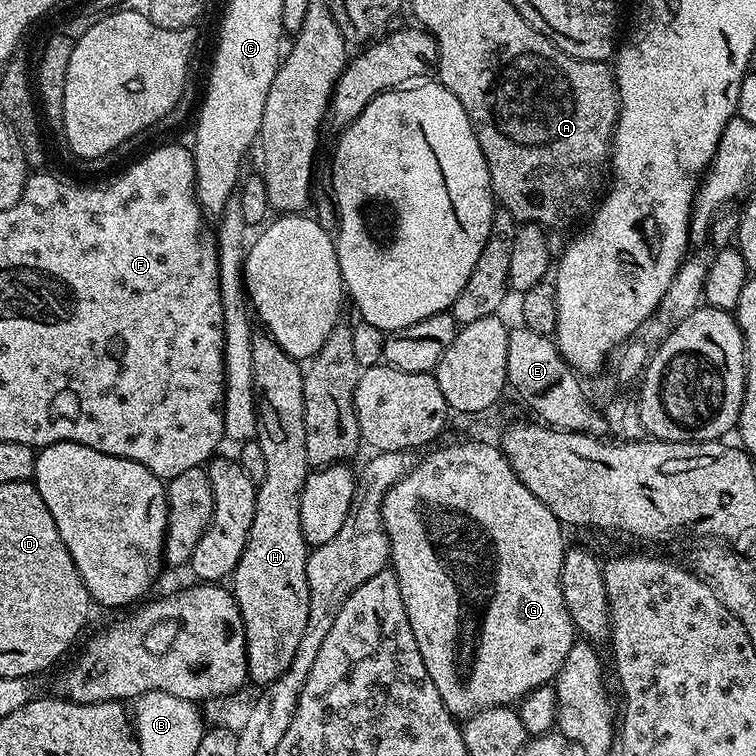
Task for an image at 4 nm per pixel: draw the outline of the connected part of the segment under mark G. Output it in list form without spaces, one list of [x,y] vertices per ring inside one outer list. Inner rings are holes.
[[[468,440],[465,444],[448,444],[445,448],[435,448],[427,453],[429,456],[425,460],[417,459],[412,469],[388,491],[382,502],[382,522],[388,535],[390,568],[400,583],[406,618],[410,618],[414,642],[418,642],[418,654],[422,654],[426,670],[430,670],[430,678],[434,678],[434,686],[438,686],[438,694],[442,694],[446,710],[452,713],[453,717],[467,718],[487,708],[515,705],[535,688],[552,684],[560,673],[566,654],[570,654],[572,645],[577,643],[578,633],[572,627],[572,619],[562,598],[560,575],[566,543],[564,544],[565,529],[559,518],[541,500],[534,498],[534,494],[530,494],[526,486],[522,486],[518,474],[514,474],[510,462],[497,445],[495,448],[494,445],[483,444],[480,440]]]

